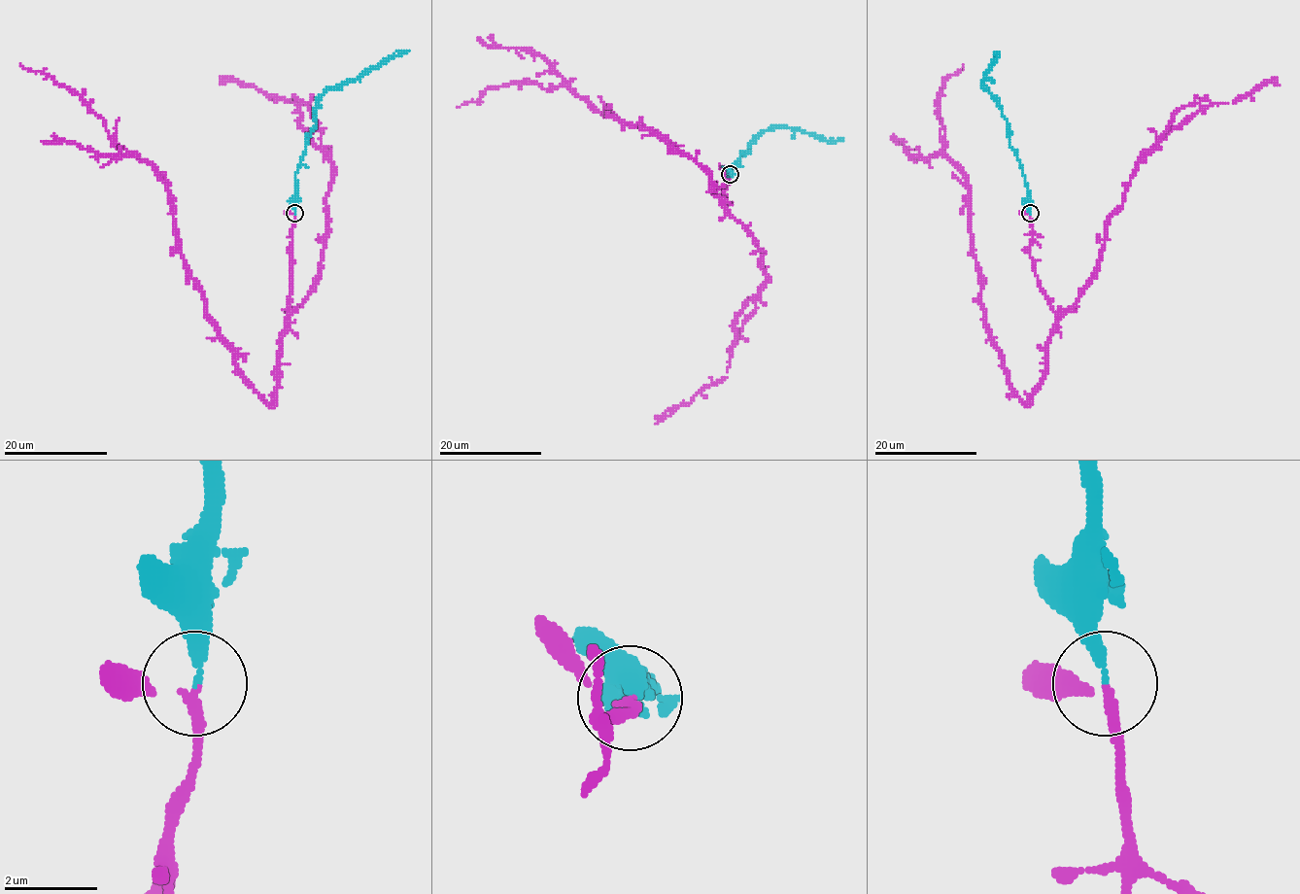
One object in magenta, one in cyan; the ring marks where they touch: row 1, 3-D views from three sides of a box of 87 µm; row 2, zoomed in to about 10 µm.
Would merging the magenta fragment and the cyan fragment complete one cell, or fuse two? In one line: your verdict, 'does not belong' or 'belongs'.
belongs

